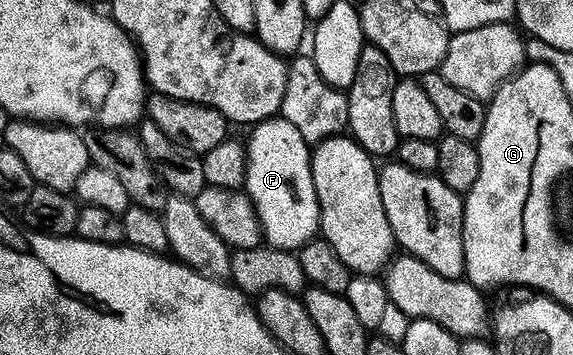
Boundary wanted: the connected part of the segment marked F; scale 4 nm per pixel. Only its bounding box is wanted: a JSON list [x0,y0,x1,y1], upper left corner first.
[243,114,321,248]

